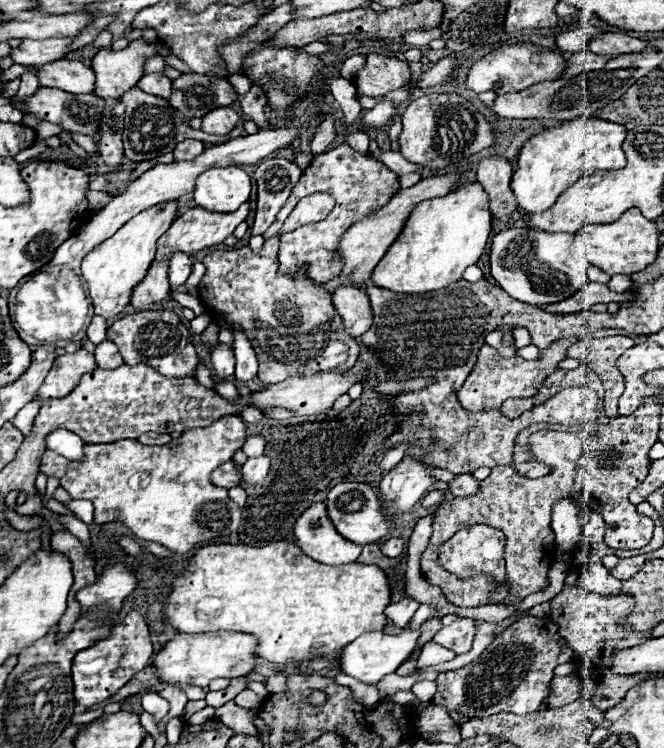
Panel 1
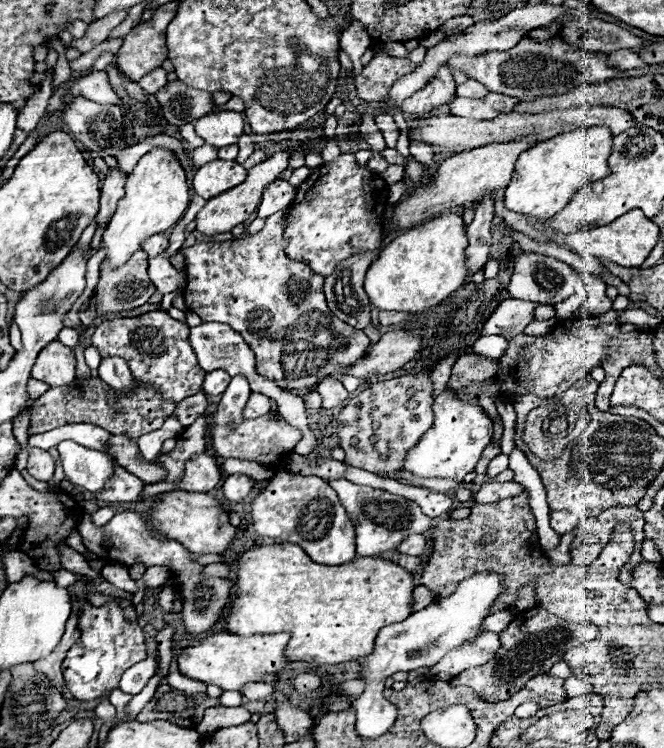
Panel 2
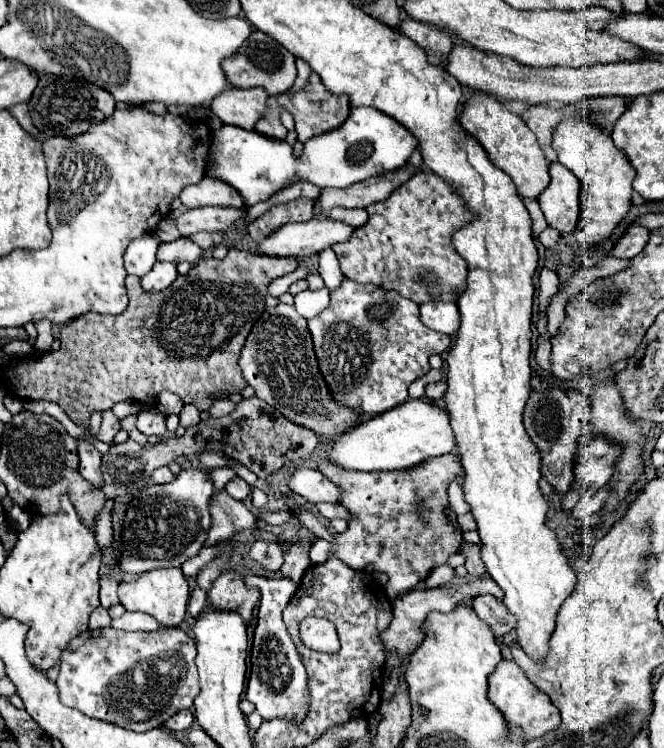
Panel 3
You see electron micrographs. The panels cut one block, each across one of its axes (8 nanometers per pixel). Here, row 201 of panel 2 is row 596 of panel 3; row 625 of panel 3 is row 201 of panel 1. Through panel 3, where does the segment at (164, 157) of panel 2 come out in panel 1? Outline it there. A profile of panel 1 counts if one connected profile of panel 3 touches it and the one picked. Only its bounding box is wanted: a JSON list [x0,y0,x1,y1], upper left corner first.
[82,200,178,318]

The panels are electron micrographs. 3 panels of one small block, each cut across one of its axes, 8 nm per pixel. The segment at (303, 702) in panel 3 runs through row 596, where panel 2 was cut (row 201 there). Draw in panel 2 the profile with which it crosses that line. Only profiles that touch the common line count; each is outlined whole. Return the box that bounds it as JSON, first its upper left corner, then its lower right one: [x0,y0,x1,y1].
[258,178,296,218]

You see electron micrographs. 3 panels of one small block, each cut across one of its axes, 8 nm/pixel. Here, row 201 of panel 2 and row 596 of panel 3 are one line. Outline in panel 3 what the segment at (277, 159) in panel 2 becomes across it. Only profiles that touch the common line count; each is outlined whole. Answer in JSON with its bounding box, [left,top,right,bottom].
[208,564,260,622]

